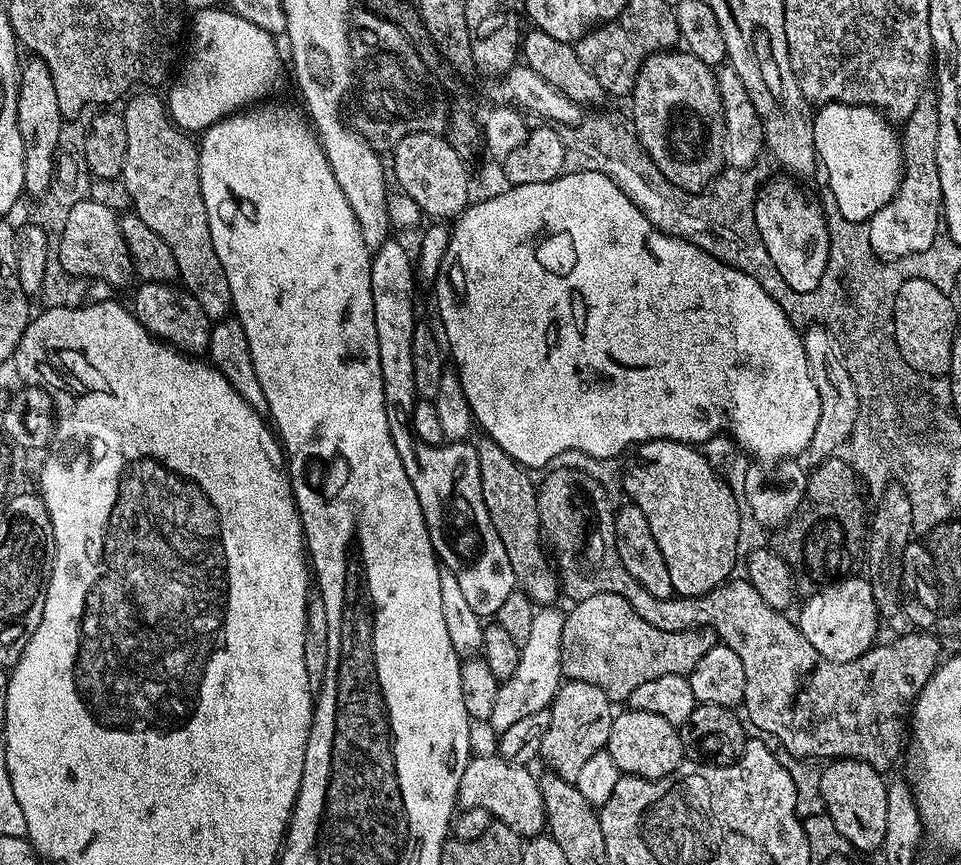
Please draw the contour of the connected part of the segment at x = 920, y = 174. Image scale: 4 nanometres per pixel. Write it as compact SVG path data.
M935 103L917 104L914 114L903 121L902 147L904 174L900 178L900 189L889 204L882 206L882 210L872 216L875 223L870 225L873 244L885 256L902 252L908 257L929 250L942 232L944 199L938 174L938 110Z

